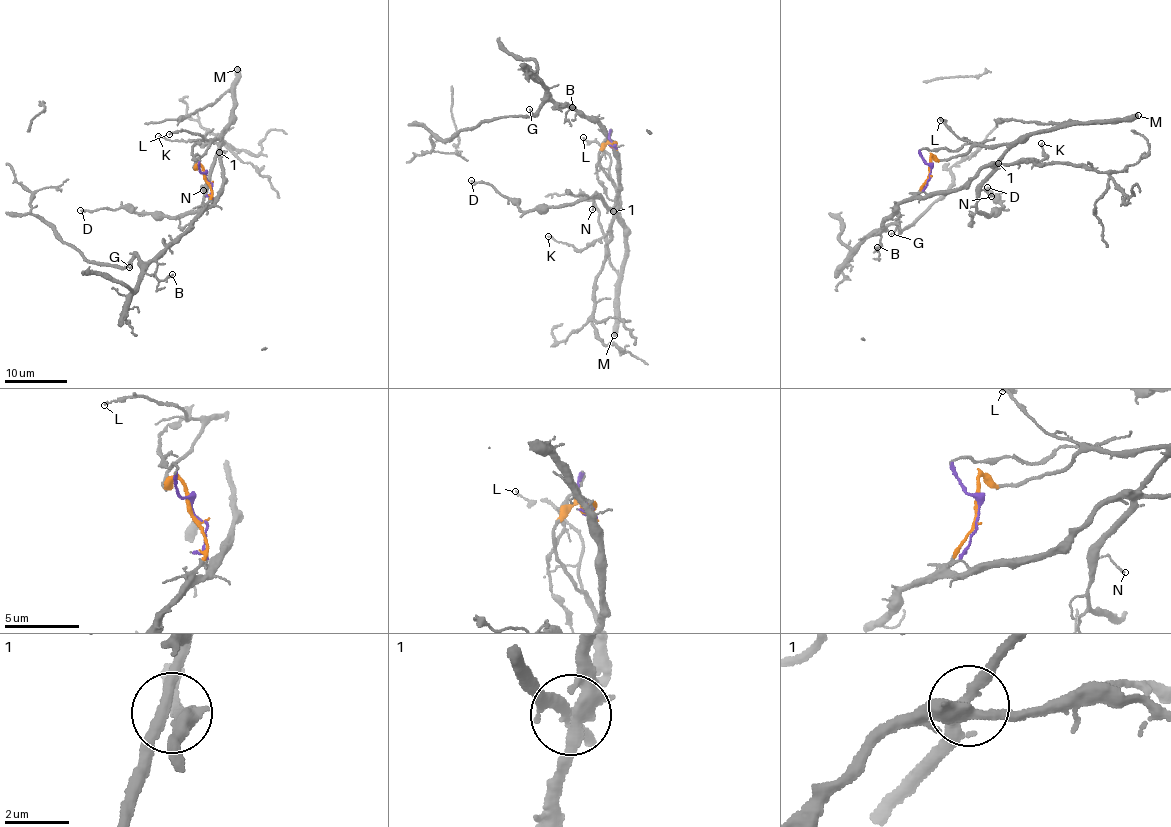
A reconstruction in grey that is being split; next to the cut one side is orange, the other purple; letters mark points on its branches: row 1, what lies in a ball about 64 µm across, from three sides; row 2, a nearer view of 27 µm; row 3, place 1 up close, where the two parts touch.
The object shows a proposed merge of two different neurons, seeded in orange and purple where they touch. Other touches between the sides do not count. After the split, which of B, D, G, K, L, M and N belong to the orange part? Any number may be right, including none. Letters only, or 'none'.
D, L, M, N

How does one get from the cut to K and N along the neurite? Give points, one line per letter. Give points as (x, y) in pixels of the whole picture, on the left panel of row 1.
K: (206, 178), (212, 184), (213, 200), (219, 193), (224, 169), (220, 147), (214, 142), (158, 136)
N: (205, 178), (200, 165), (194, 167), (196, 162), (222, 132), (210, 180), (202, 186), (204, 190)

